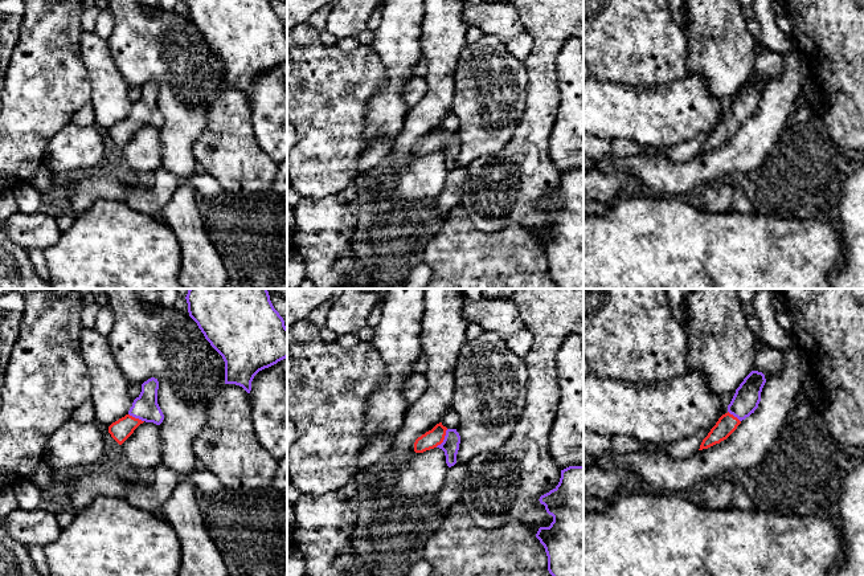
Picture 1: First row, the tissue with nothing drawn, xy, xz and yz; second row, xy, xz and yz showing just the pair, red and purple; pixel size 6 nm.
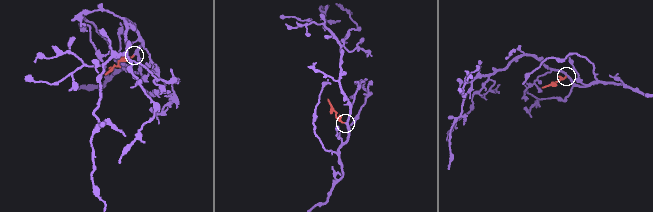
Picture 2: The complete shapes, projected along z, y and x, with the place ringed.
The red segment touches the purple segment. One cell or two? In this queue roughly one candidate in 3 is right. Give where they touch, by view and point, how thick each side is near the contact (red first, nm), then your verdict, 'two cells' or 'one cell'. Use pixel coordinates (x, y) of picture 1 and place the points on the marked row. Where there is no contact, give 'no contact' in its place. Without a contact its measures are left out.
xz (443, 438) | 110/110 nm | one cell

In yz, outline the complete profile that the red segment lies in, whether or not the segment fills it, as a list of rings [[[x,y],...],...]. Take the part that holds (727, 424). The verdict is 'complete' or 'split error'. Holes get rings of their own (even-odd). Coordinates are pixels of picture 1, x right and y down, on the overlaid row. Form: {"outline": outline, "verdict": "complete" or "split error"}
{"outline": [[[752,371],[740,387],[728,405],[728,412],[722,414],[708,436],[703,440],[700,449],[708,449],[726,440],[741,424],[758,408],[761,392],[766,383],[765,375],[758,371]]], "verdict": "split error"}

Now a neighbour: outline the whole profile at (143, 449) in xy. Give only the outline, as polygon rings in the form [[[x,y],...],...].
[[[144,421],[120,446],[134,467],[155,470],[163,463],[160,425]]]

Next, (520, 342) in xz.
[[[527,328],[508,335],[504,339],[507,348],[521,359],[524,359],[529,354],[533,343],[533,335]]]

